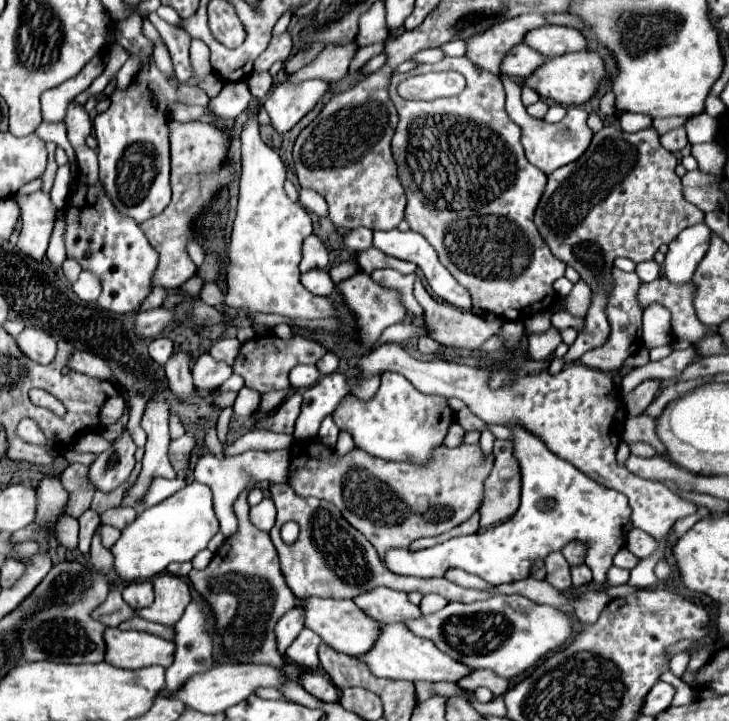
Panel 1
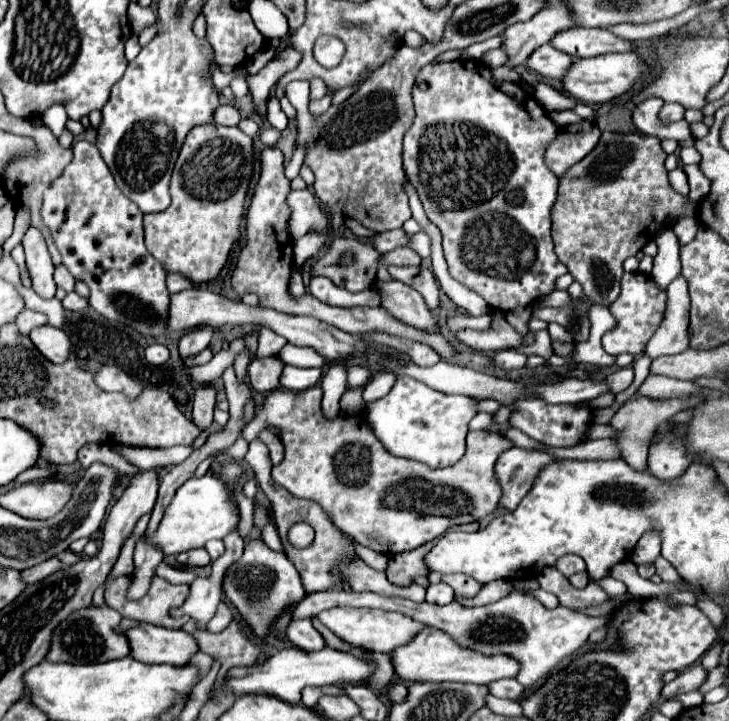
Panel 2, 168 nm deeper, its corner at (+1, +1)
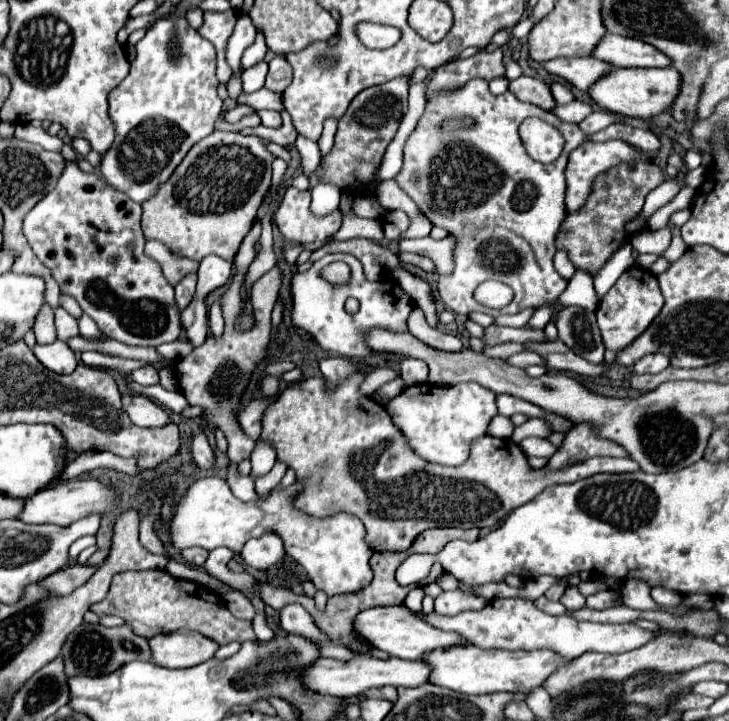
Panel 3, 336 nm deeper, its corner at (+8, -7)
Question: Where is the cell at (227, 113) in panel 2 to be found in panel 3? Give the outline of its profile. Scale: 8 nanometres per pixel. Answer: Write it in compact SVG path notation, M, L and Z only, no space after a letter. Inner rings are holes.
M236 106L236 108L232 108L232 110L228 110L226 114L224 114L224 120L226 122L230 122L230 124L234 124L234 122L238 122L244 114L252 114L254 110L250 108L250 106Z

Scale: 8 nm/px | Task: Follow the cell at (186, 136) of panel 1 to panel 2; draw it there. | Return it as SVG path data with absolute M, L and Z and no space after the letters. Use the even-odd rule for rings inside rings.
M203 124L189 132L185 140L173 176L171 176L171 206L163 212L145 214L145 244L147 250L161 262L167 272L179 272L193 282L209 282L219 276L229 260L229 254L241 240L241 222L245 218L245 198L253 176L253 138L239 126Z

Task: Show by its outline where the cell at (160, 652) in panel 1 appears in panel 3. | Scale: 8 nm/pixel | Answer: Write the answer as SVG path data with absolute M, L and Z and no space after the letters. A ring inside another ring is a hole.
M178 630L170 634L158 634L148 638L152 650L152 662L162 668L190 668L202 664L214 656L218 644L200 632Z

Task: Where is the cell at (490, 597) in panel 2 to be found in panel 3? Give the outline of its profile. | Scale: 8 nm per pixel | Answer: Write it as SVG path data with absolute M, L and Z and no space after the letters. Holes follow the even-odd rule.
M456 589L442 592L434 600L434 610L438 614L452 616L464 610L482 610L486 604L488 602L484 598L478 598L478 596L472 598L470 594L464 594L460 589Z

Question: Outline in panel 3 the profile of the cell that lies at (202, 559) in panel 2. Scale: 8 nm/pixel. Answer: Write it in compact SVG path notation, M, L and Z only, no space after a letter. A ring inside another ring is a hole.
M186 548L186 550L182 550L182 558L190 566L202 566L208 558L208 550L204 550L204 548Z

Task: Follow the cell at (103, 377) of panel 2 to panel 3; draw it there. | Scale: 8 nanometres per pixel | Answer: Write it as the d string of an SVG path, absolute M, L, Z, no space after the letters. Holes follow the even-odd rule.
M120 394L122 396L122 408L126 408L126 414L136 426L164 426L170 422L168 414L156 406L150 398L140 394Z

